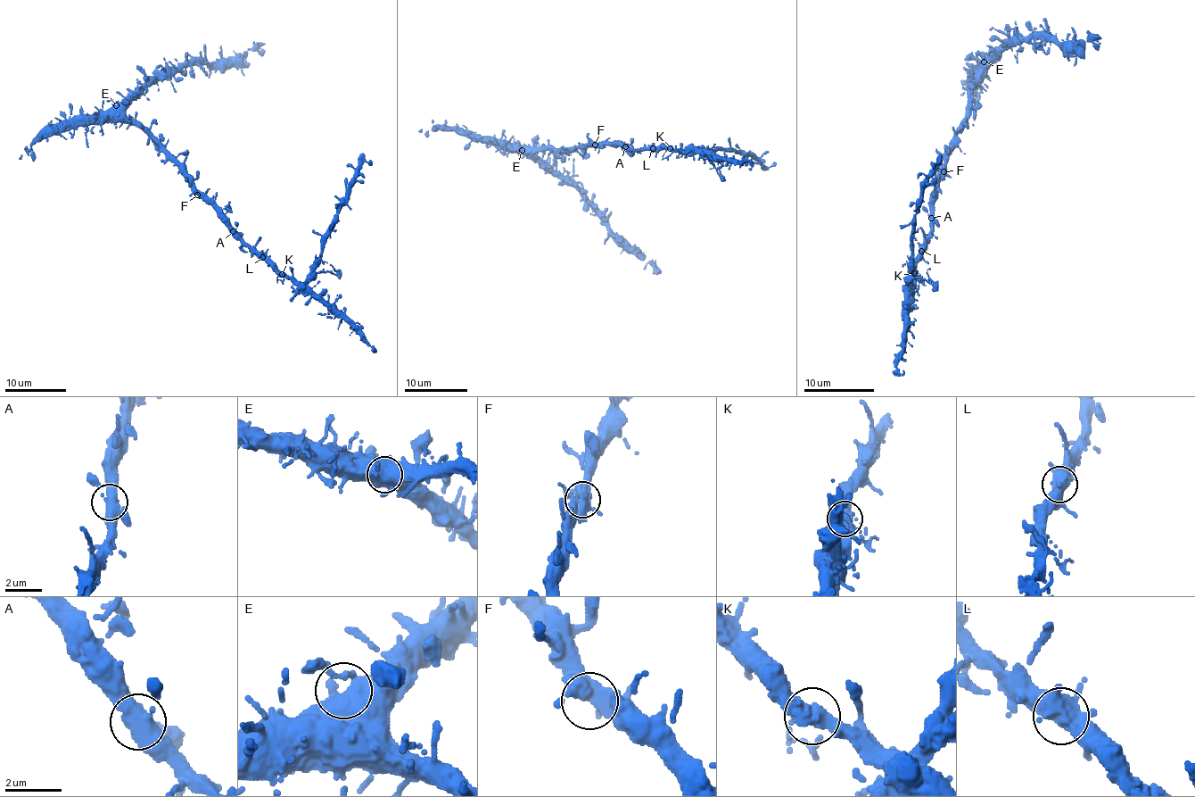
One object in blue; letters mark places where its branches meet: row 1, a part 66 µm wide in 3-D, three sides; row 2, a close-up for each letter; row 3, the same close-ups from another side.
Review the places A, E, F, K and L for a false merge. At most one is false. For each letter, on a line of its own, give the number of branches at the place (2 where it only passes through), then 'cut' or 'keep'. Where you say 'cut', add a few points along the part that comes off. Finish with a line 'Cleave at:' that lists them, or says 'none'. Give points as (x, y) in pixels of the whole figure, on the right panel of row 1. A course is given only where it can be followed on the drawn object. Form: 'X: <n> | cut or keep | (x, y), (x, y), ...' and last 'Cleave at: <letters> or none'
A: 3 | keep
E: 3 | keep
F: 4 | keep
K: 3 | cut | (914, 273), (911, 284), (909, 268), (912, 256), (912, 225), (921, 189), (930, 170), (937, 163), (930, 165)
L: 3 | keep
Cleave at: K

